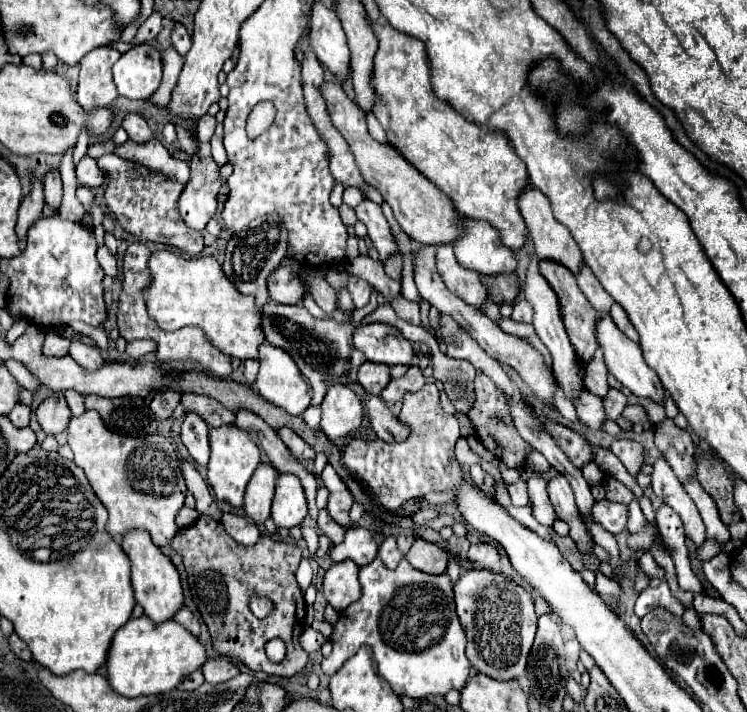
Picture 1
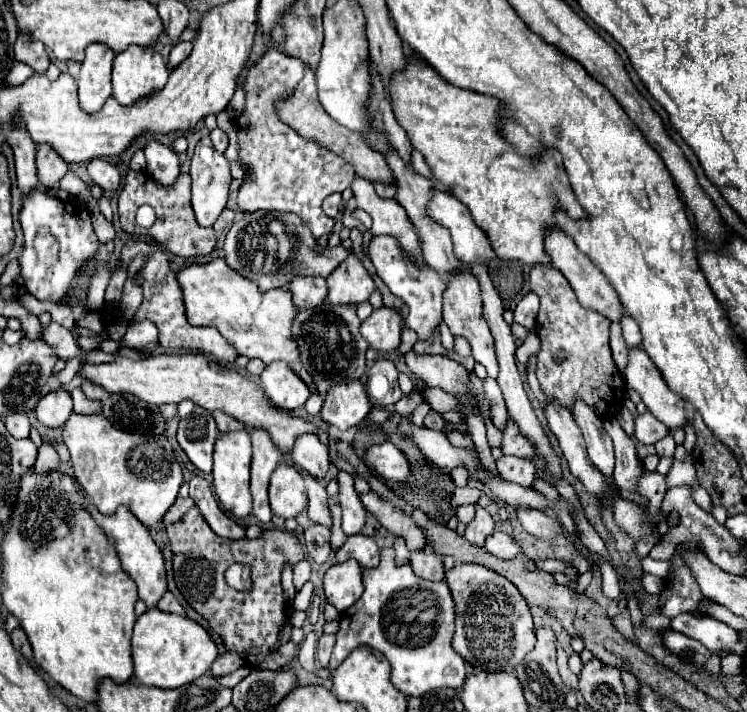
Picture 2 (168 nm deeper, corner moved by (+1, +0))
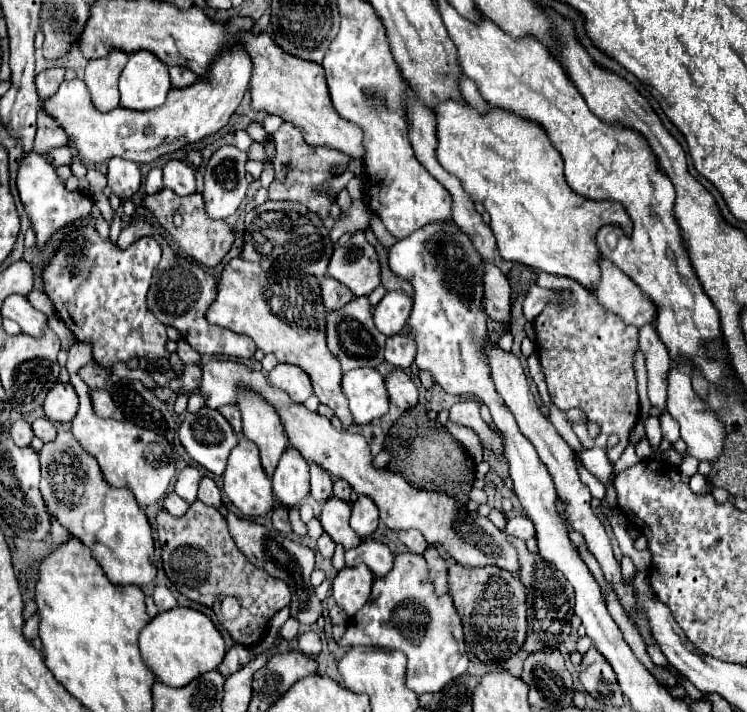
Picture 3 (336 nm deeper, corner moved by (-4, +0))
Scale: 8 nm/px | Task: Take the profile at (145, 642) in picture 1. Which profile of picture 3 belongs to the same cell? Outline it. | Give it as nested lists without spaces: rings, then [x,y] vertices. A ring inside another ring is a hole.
[[[177,606],[157,614],[141,632],[139,646],[145,662],[153,668],[159,682],[181,688],[197,676],[215,670],[225,658],[225,642],[209,616],[199,610]]]

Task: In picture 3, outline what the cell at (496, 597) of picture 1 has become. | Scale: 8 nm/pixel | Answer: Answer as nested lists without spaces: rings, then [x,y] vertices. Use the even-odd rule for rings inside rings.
[[[449,566],[449,594],[463,622],[465,642],[481,662],[495,662],[499,656],[515,654],[527,634],[527,602],[521,580],[501,568],[463,568]]]

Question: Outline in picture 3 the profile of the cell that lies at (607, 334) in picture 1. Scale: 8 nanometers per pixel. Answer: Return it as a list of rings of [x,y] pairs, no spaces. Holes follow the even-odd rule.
[[[677,368],[669,370],[669,396],[667,396],[667,406],[669,414],[679,422],[681,426],[681,440],[687,444],[687,454],[705,460],[705,462],[715,462],[721,456],[723,442],[725,442],[725,424],[713,414],[705,400],[697,398],[693,388],[691,388],[691,378]]]

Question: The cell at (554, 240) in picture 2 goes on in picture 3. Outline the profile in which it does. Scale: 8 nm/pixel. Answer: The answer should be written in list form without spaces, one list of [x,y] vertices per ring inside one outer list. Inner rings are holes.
[[[601,260],[601,282],[597,292],[593,294],[605,310],[615,312],[617,316],[625,318],[627,324],[633,324],[637,328],[645,324],[653,324],[653,318],[657,318],[657,306],[641,294],[641,288],[613,262]]]

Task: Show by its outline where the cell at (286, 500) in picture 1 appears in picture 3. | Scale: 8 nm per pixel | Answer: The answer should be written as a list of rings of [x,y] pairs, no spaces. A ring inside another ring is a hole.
[[[287,448],[271,478],[273,492],[285,506],[299,506],[309,496],[309,464],[299,450]]]

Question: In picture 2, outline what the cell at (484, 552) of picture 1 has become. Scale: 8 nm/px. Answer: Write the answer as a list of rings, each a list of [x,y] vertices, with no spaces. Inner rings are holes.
[[[494,530],[494,532],[486,538],[484,548],[486,548],[490,554],[502,558],[502,560],[512,560],[512,558],[520,552],[518,542],[514,542],[514,540],[512,540],[506,532],[502,532],[502,530]]]

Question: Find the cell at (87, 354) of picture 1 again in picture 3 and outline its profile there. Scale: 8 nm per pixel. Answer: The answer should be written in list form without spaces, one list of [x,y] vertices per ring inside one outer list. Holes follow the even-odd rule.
[[[19,294],[5,298],[5,302],[1,306],[1,314],[3,314],[3,318],[15,320],[21,326],[21,330],[31,336],[39,336],[43,332],[43,328],[47,328],[47,316],[43,312],[37,312],[27,302],[27,298],[19,296]]]

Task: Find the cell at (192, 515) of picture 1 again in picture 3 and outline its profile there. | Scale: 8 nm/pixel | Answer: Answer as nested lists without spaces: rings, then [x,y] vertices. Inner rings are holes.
[[[169,492],[163,500],[163,508],[171,514],[171,516],[183,516],[189,508],[189,504],[185,500],[181,500],[175,492]]]

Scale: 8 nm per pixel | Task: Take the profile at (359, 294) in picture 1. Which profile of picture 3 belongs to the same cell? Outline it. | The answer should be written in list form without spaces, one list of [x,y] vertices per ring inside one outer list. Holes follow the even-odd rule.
[[[355,234],[345,246],[339,246],[331,260],[327,274],[359,296],[367,296],[381,284],[381,268],[375,248],[367,242],[365,234]]]

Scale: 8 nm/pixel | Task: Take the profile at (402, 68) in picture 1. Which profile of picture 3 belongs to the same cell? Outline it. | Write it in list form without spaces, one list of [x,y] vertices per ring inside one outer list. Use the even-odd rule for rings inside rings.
[[[441,102],[437,110],[437,158],[441,166],[455,174],[467,194],[475,202],[481,202],[491,216],[491,230],[497,240],[497,250],[501,258],[525,264],[535,270],[545,270],[547,274],[567,276],[577,280],[589,292],[597,290],[601,278],[601,252],[597,248],[595,236],[601,226],[621,226],[625,234],[631,232],[631,220],[619,202],[613,200],[587,200],[573,192],[563,176],[563,160],[559,152],[551,146],[543,128],[535,122],[523,120],[515,114],[507,114],[503,108],[491,108],[489,114],[481,116],[469,104],[461,102]]]

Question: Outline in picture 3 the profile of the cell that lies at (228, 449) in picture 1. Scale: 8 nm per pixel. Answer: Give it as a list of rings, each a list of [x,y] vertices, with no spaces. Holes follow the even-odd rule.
[[[241,436],[239,446],[231,450],[225,474],[223,474],[223,490],[227,498],[249,518],[261,516],[273,510],[273,488],[271,488],[271,478],[265,474],[261,460],[259,460],[259,448],[249,442],[245,436]]]

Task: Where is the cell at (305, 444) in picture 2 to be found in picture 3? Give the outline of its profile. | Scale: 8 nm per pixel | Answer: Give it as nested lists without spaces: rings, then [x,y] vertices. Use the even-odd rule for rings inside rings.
[[[311,464],[311,496],[317,502],[325,502],[329,500],[329,496],[333,496],[333,480],[317,464]]]

